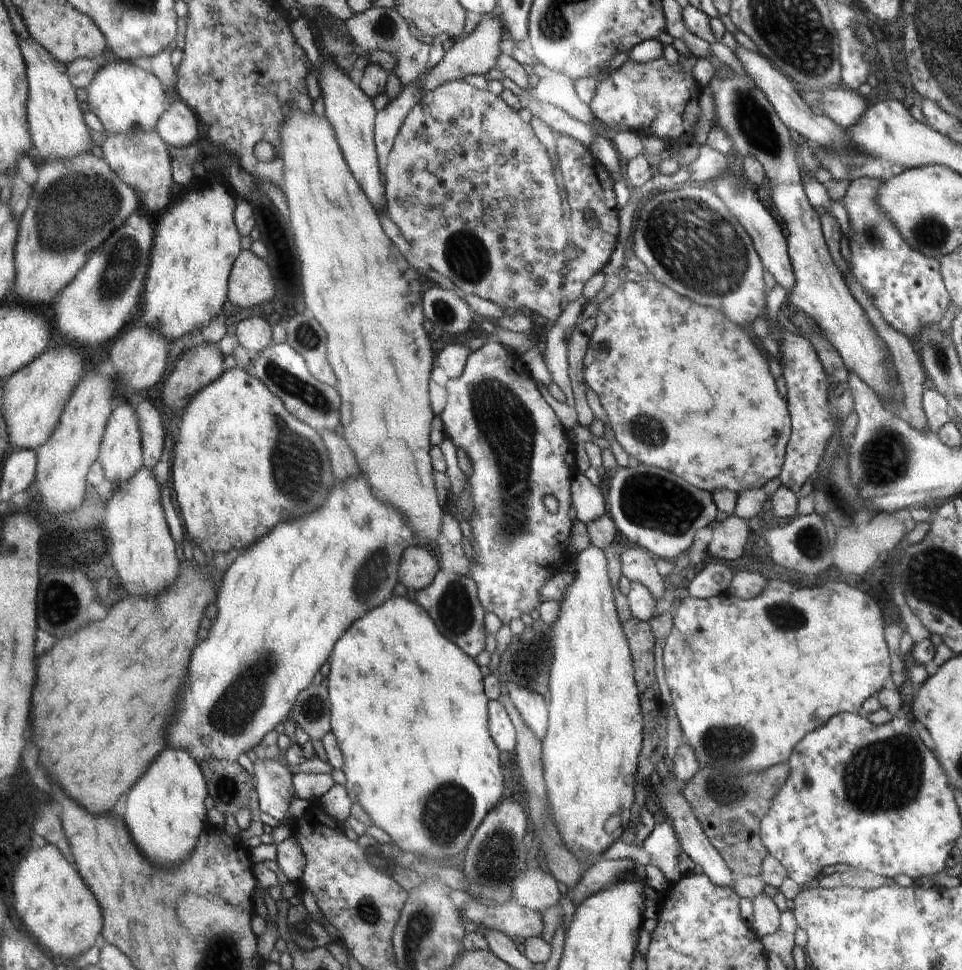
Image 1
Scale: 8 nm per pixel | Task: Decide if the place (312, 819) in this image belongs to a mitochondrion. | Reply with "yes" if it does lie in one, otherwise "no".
no

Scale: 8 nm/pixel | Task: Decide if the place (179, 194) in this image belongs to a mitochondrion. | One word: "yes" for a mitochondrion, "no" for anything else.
no

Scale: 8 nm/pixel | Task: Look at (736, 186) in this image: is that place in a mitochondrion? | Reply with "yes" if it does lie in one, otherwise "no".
yes

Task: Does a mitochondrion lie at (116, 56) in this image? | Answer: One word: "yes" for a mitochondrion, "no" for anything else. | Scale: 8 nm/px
no

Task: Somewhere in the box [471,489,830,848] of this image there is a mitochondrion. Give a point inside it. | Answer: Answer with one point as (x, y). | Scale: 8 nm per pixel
(723, 745)

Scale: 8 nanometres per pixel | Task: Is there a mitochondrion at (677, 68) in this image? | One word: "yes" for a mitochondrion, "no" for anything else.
no

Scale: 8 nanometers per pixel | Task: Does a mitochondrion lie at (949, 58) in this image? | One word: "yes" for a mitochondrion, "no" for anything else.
yes

